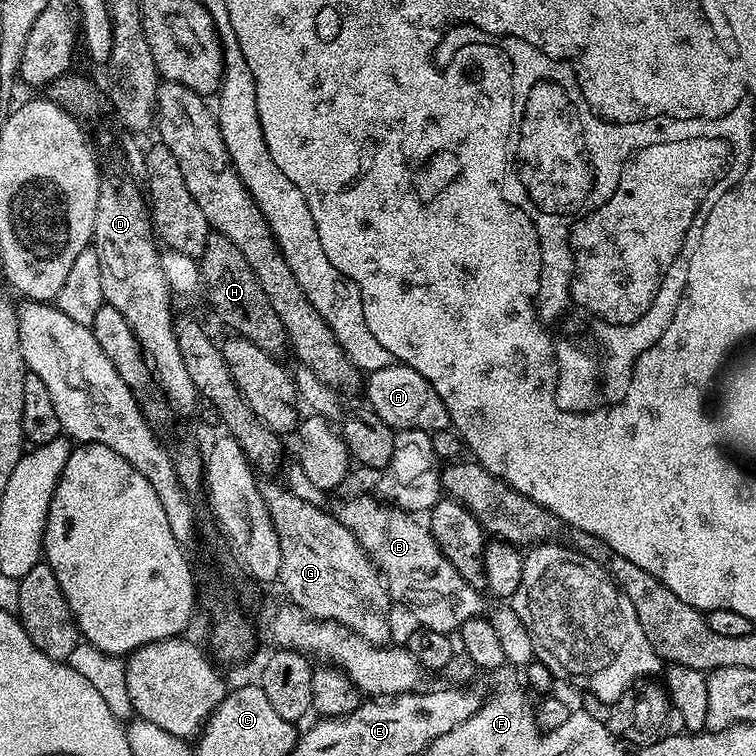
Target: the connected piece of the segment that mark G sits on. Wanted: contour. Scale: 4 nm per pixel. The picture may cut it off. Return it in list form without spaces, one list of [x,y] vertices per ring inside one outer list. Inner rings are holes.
[[[276,482],[261,483],[260,493],[264,496],[278,534],[282,552],[279,583],[284,584],[287,599],[318,620],[335,620],[337,624],[348,628],[353,635],[361,636],[366,642],[387,645],[388,635],[392,632],[391,626],[388,625],[390,597],[376,564],[357,542],[354,534],[340,523],[333,513],[331,516],[323,507],[316,507],[310,501],[296,497],[283,483],[272,483]]]

